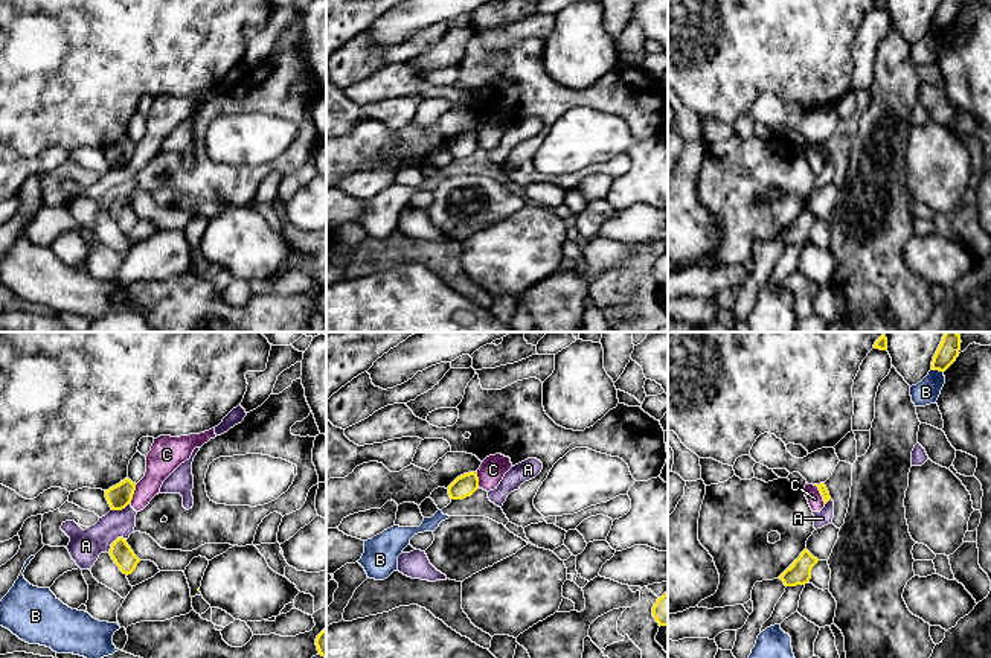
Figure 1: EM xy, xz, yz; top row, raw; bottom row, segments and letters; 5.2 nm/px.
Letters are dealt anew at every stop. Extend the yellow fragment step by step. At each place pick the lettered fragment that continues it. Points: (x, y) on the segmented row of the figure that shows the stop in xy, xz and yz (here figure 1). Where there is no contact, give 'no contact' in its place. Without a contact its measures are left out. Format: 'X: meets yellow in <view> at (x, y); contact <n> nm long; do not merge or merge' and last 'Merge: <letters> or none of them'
A: meets yellow in xy at (115, 541); contact 120 nm long; do not merge
B: meets yellow in yz at (938, 369); contact 70 nm long; do not merge
C: meets yellow in yz at (821, 492); contact 120 nm long; do not merge
Merge: none of them

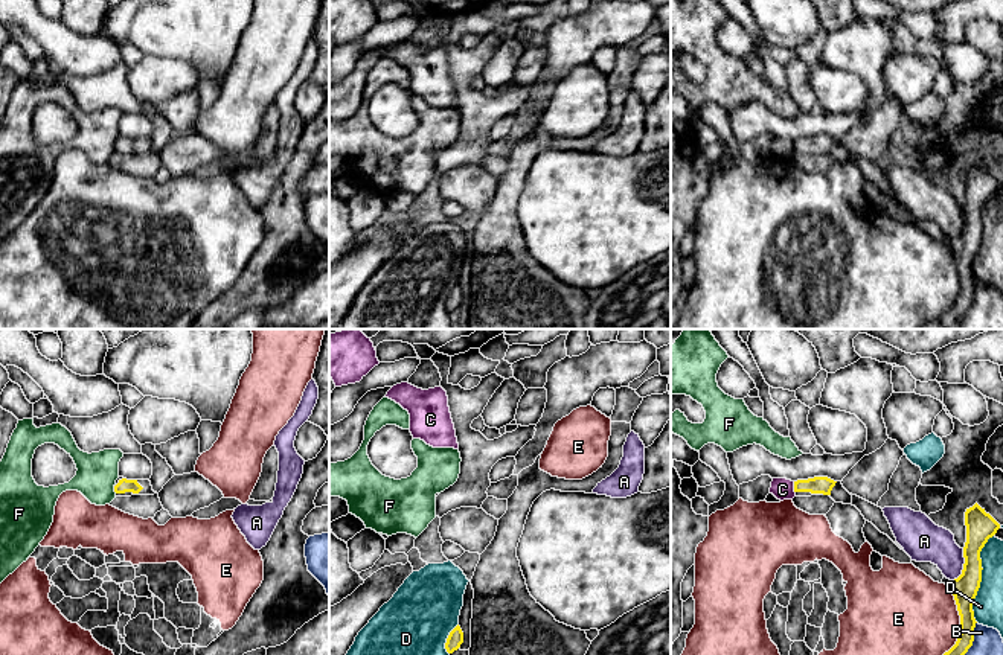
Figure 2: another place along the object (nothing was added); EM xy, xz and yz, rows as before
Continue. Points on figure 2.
A: meets yellow in yz at (964, 565); contact 190 nm long; do not merge
B: meets yellow in yz at (973, 639); contact 190 nm long; do not merge
C: meets yellow in yz at (794, 488); contact 60 nm long; do not merge
D: meets yellow in yz at (980, 579); contact 480 nm long; do not merge
E: meets yellow in yz at (961, 622); contact 360 nm long; do not merge
F: meets yellow in xy at (115, 489); contact 40 nm long; do not merge
Merge: none of them

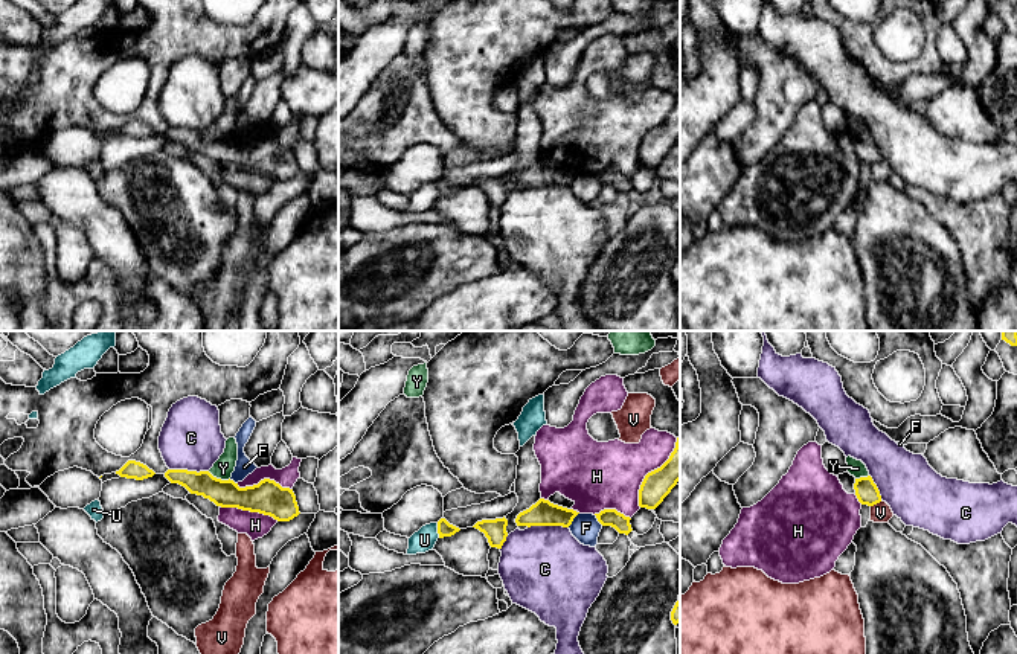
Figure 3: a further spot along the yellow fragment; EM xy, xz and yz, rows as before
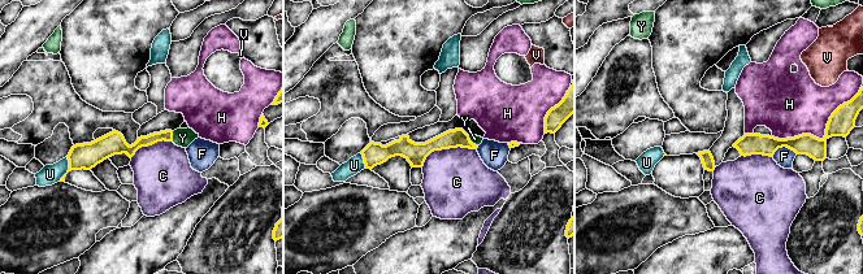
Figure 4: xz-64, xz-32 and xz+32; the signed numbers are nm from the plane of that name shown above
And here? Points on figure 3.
C: meets yellow in xz at (548, 525); contact 220 nm long; do not merge
F: meets yellow in xz at (572, 520); contact 100 nm long; do not merge
H: meets yellow in xz at (651, 471); contact 420 nm long; do not merge
U: meets yellow in xz at (438, 531); contact 80 nm long; do not merge
V: meets yellow in yz at (875, 503); contact 70 nm long; do not merge
Y: meets yellow in xy at (218, 479); contact 130 nm long; merge
Merge: Y

